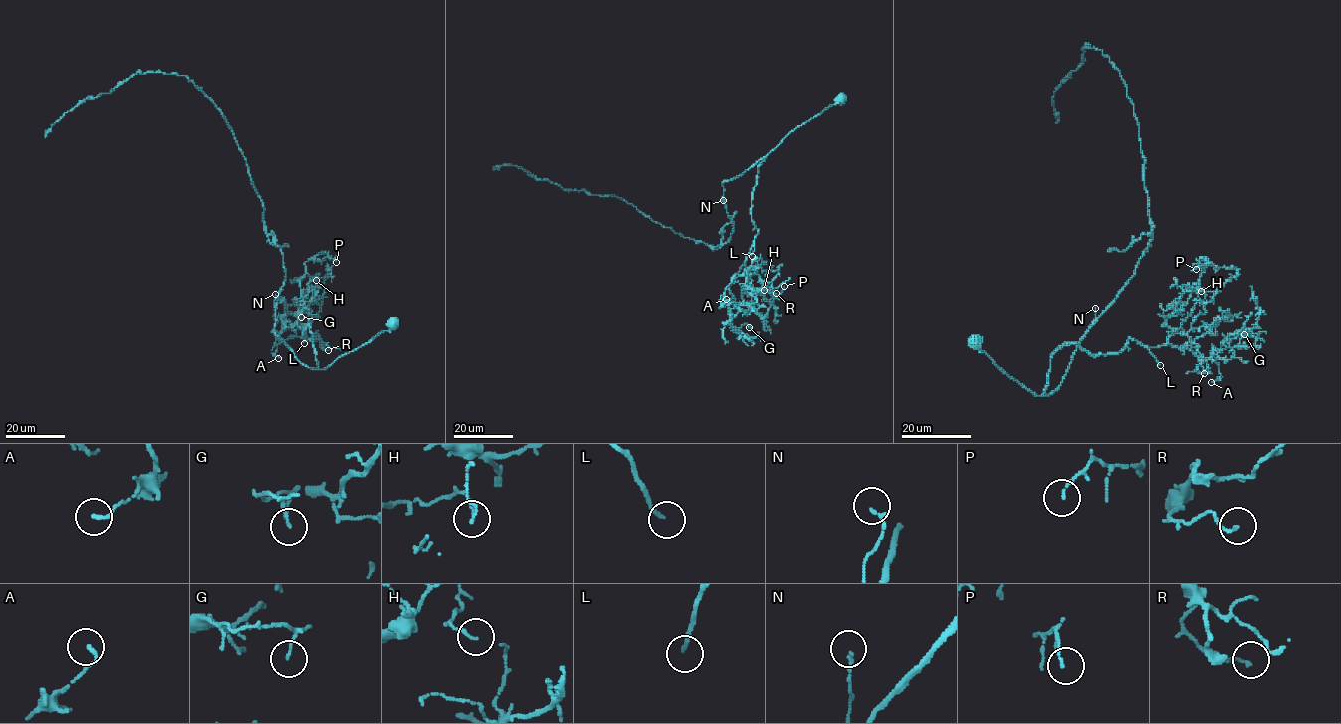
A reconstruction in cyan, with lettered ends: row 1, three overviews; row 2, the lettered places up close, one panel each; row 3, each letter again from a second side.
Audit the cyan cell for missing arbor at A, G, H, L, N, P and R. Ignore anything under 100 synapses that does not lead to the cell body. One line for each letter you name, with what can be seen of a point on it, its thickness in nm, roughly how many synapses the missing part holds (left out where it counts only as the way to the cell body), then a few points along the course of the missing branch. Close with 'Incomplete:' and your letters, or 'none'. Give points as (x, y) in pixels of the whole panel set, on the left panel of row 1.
L: (304, 343) | 140 nm | 250 syn | (304, 343), (285, 355), (285, 350), (291, 349), (312, 355), (319, 358), (317, 366)
Incomplete: L

